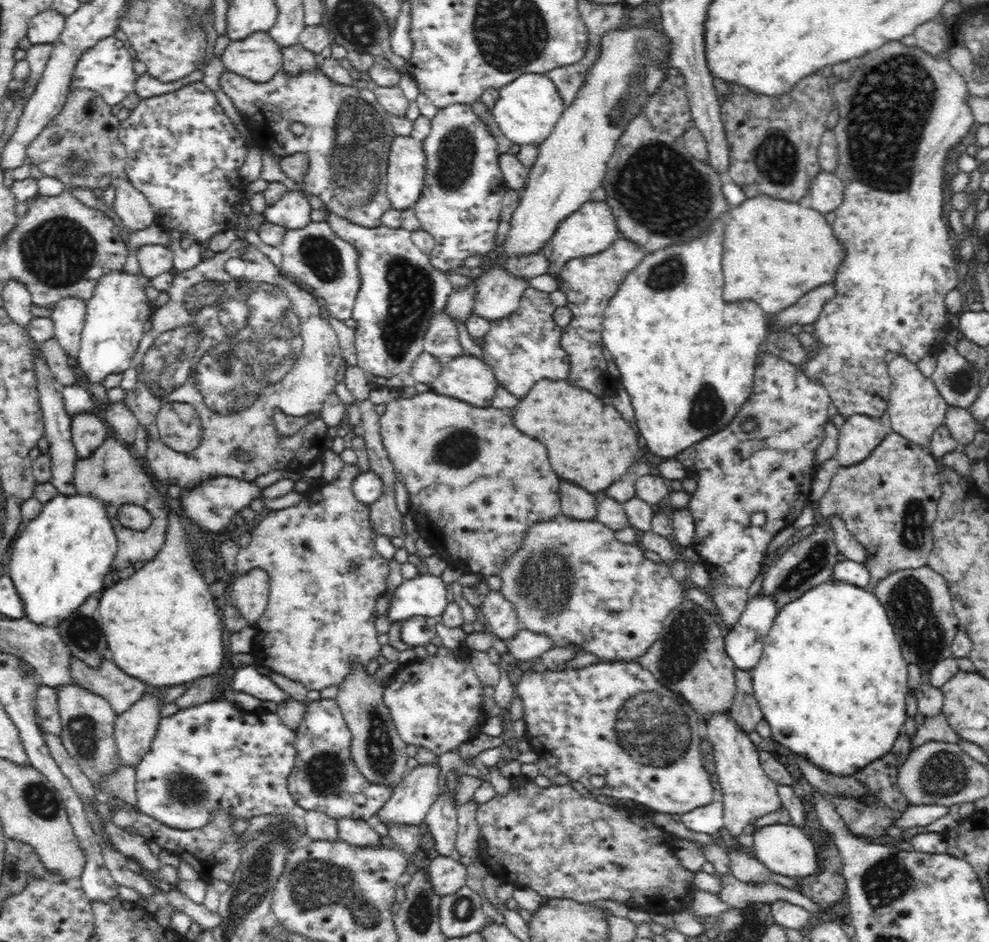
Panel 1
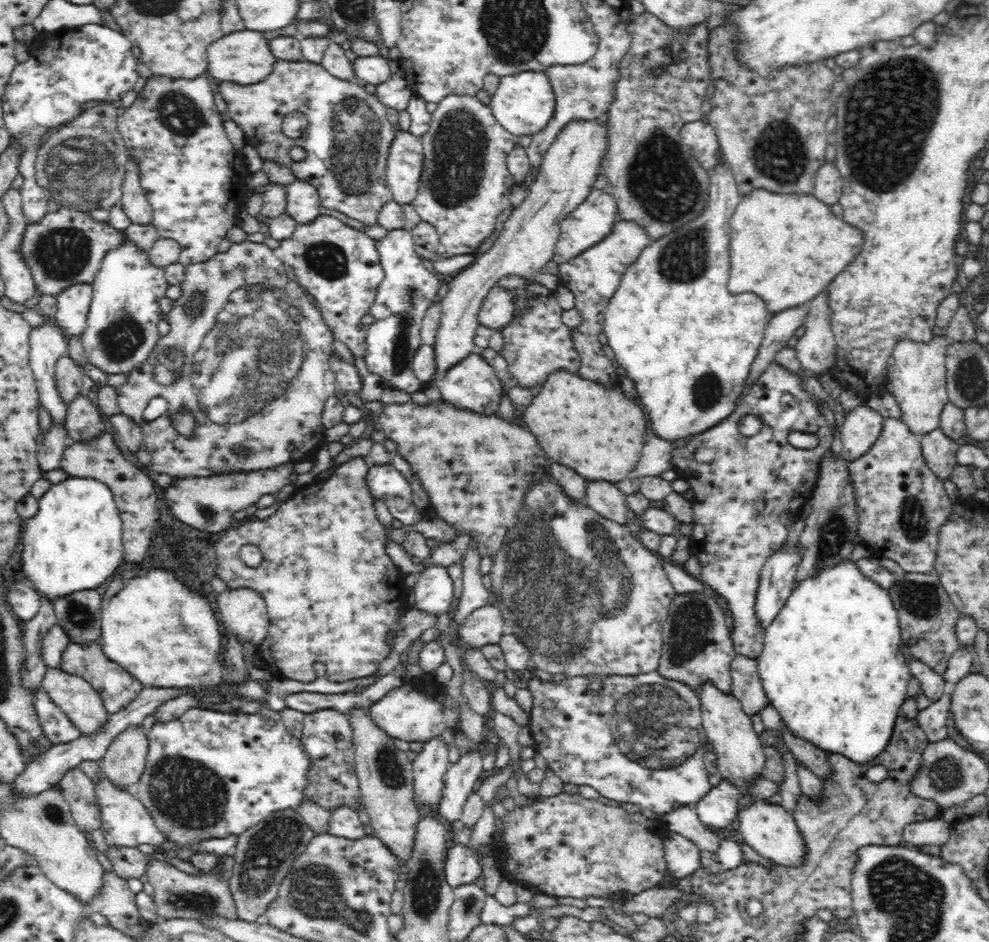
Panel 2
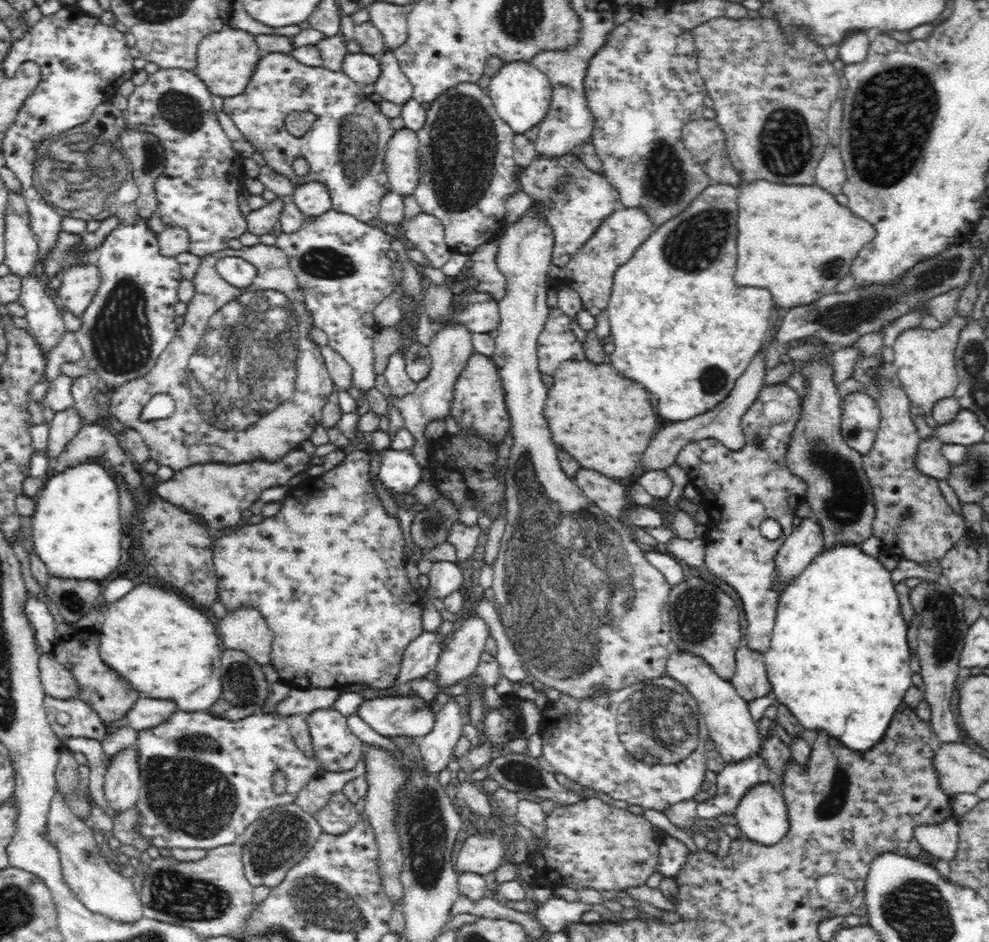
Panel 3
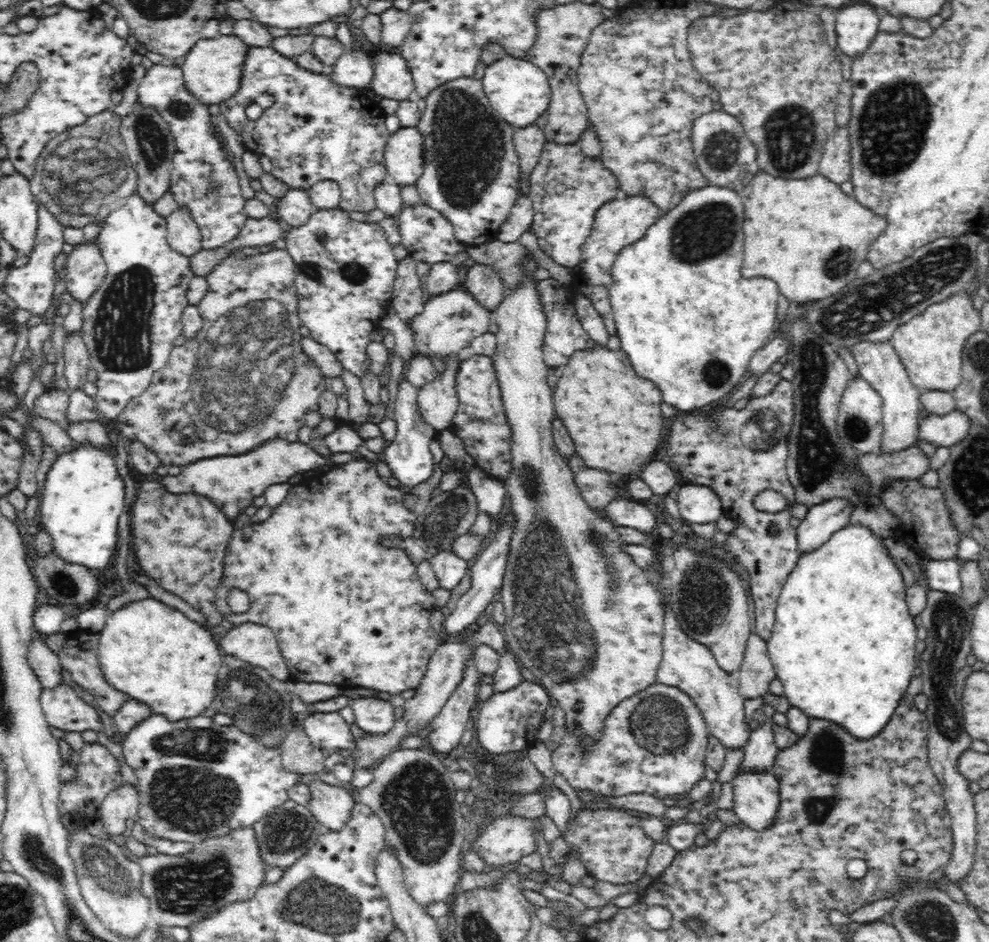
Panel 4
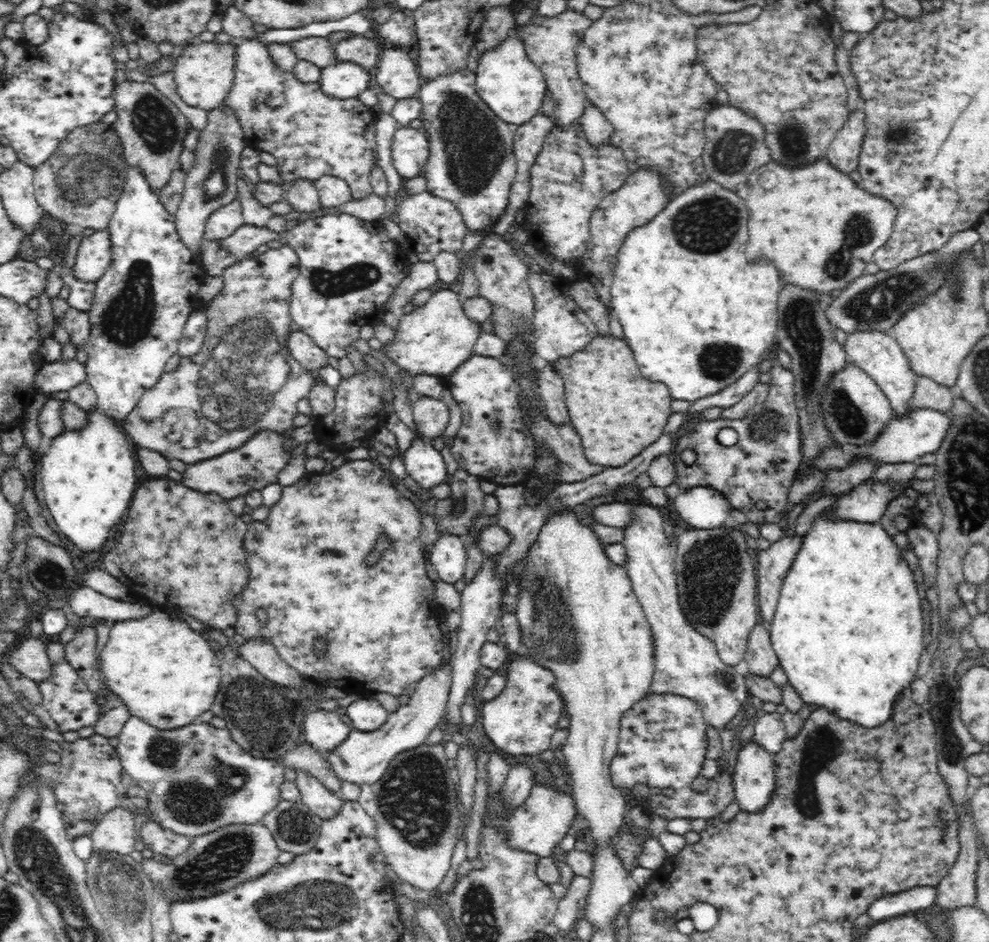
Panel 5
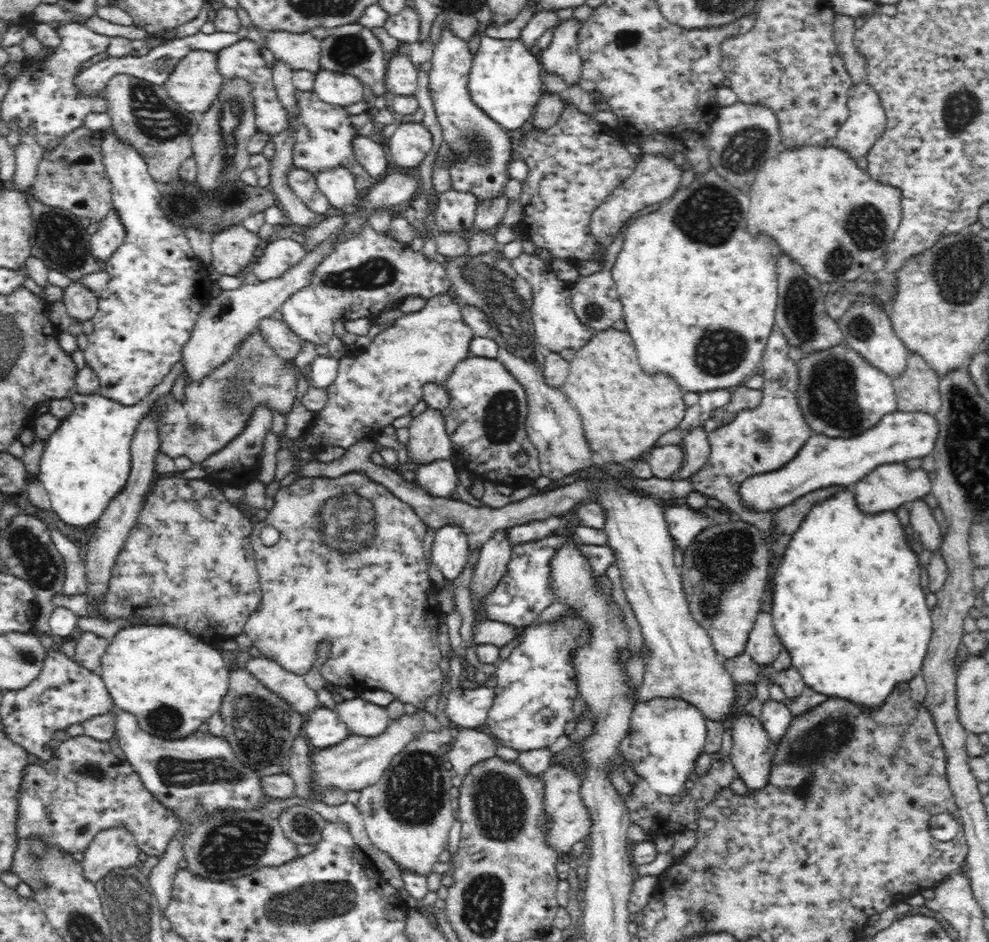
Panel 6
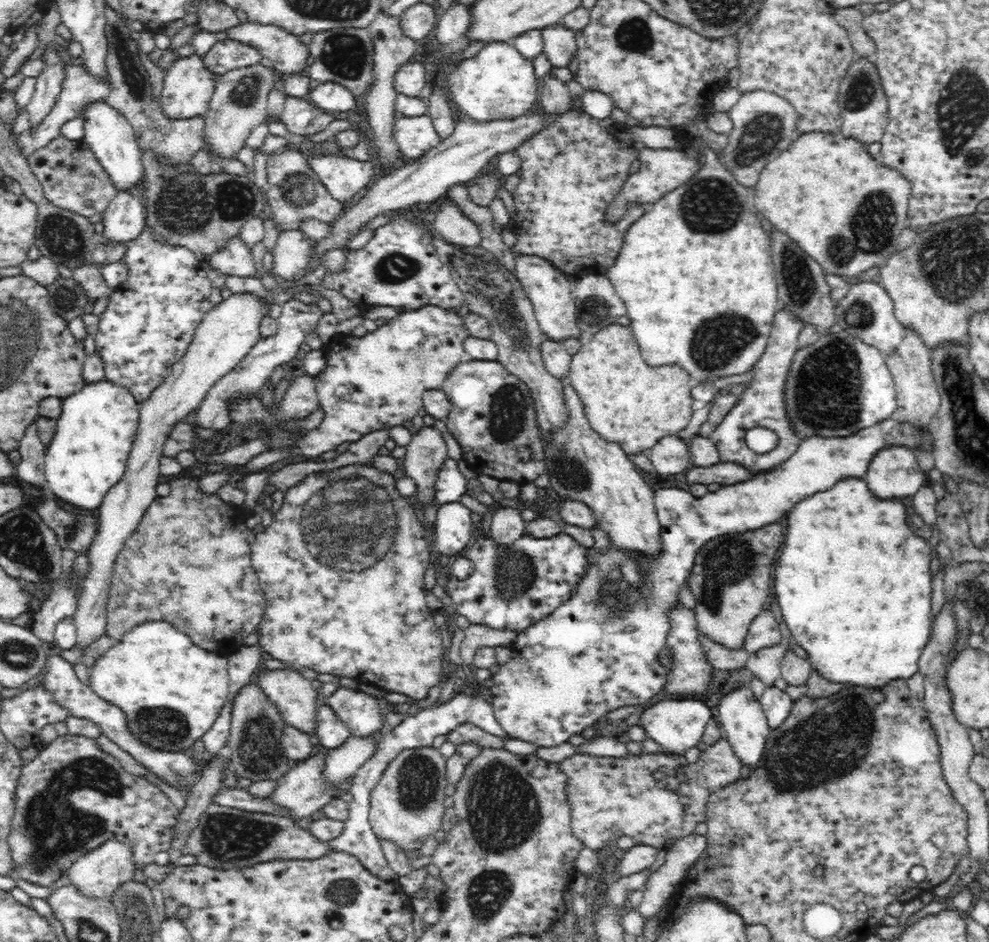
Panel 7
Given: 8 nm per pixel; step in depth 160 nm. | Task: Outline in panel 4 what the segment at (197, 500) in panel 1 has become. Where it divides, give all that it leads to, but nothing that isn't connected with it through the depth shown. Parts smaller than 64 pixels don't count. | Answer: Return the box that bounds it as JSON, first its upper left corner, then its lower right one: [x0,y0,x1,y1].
[160,439,331,518]

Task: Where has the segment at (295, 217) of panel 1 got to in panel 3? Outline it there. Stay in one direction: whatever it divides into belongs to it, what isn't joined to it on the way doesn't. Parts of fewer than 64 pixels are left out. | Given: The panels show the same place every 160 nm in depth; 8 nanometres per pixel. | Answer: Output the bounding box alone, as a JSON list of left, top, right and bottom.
[292,181,332,217]

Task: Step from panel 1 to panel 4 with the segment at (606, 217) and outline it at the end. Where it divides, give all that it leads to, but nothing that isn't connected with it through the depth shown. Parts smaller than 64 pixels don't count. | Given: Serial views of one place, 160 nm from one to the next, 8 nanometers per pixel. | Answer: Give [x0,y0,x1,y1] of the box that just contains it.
[528,141,621,268]

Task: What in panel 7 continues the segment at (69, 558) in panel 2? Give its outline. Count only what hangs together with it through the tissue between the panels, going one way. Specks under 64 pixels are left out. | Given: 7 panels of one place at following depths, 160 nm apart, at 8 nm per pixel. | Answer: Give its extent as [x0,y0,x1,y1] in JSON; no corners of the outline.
[45,380,141,509]

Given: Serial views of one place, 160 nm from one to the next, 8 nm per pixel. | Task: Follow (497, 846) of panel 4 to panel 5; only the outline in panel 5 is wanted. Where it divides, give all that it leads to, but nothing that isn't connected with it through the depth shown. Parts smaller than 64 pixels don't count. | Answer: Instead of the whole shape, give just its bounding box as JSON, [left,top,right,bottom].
[506,784,576,857]

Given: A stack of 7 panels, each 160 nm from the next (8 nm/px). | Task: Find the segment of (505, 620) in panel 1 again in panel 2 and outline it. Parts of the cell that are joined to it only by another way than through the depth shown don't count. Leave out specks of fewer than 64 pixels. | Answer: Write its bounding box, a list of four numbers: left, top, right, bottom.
[457,602,504,646]

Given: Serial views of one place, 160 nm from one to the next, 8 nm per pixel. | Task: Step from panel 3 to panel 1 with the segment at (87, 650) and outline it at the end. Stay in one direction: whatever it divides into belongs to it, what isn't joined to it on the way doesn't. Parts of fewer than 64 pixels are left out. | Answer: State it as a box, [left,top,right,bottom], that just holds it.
[70,657,149,714]

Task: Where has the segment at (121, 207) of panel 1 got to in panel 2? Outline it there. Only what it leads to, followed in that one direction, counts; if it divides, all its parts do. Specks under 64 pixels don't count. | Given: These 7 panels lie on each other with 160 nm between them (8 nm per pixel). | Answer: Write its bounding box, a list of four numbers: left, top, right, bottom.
[122,157,153,224]

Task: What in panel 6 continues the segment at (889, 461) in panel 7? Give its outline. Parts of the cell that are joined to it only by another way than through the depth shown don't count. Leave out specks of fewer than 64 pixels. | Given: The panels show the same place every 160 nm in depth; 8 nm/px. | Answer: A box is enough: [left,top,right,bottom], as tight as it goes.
[851,462,932,513]

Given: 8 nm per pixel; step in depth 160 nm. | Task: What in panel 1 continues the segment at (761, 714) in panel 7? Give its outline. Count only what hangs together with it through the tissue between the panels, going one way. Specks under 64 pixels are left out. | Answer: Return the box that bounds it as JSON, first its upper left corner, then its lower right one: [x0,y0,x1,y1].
[753,823,818,879]

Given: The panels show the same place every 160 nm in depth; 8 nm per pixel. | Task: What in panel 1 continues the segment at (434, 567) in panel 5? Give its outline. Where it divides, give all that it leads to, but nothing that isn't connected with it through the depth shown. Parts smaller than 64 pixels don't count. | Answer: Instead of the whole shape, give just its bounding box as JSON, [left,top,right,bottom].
[385,572,448,622]

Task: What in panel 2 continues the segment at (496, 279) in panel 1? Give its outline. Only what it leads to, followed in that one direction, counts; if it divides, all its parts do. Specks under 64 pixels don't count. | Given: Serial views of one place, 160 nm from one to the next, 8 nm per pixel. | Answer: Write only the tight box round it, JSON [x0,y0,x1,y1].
[478,284,513,329]

